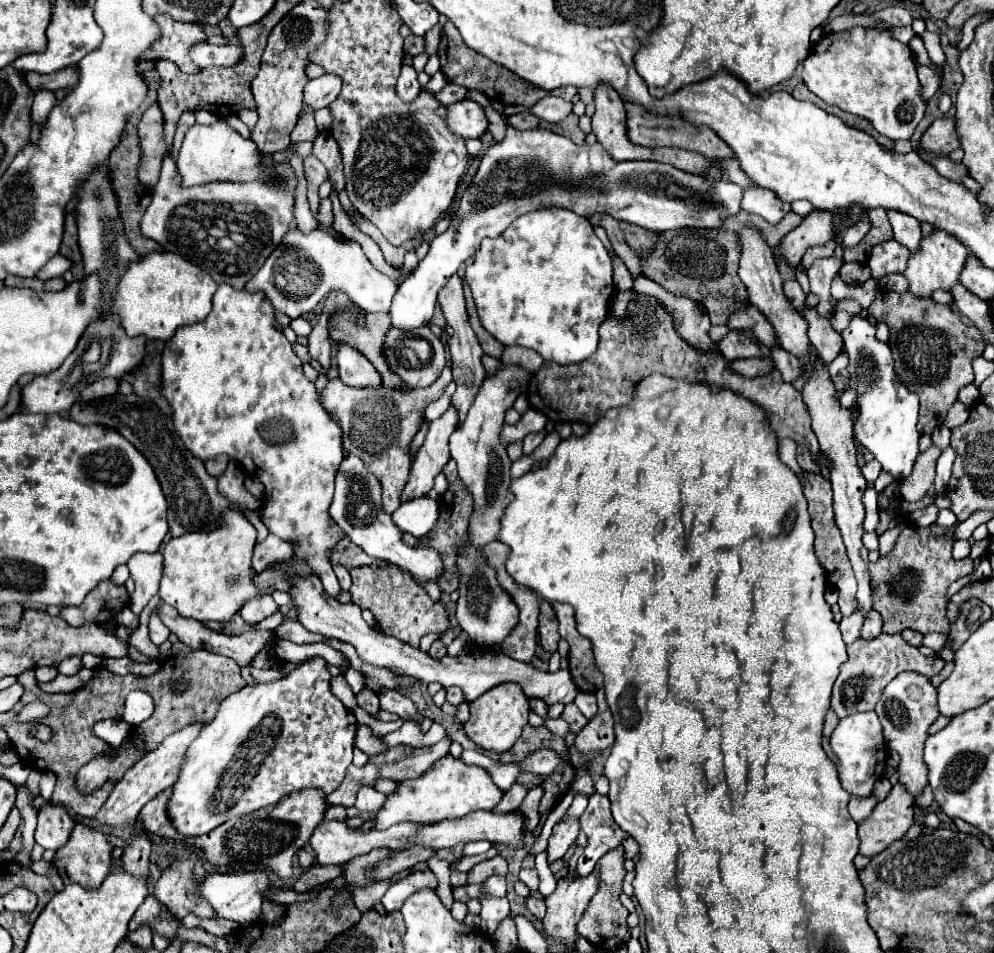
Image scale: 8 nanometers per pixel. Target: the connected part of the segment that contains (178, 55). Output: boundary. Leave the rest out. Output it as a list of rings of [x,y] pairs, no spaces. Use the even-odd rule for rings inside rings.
[[[156,15],[154,21],[162,29],[162,37],[146,51],[146,59],[170,59],[184,73],[198,73],[198,65],[190,59],[190,45],[206,41],[202,27],[194,23],[174,21],[170,15]]]

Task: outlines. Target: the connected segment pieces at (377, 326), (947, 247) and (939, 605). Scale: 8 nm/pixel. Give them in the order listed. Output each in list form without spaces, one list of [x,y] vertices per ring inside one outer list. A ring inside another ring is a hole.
[[[336,311],[330,313],[328,321],[328,333],[332,341],[336,343],[348,343],[350,347],[358,349],[362,355],[366,355],[372,365],[382,375],[384,385],[388,387],[400,387],[402,381],[388,369],[386,359],[382,355],[382,343],[386,329],[390,325],[388,313],[364,313],[364,319],[358,317],[358,313],[350,311]]]
[[[934,227],[930,235],[924,235],[916,253],[910,257],[908,261],[908,269],[906,269],[906,277],[910,281],[910,291],[916,295],[916,297],[930,297],[932,291],[936,289],[944,289],[948,291],[952,285],[958,283],[958,277],[960,277],[960,271],[962,271],[962,265],[966,261],[966,255],[968,255],[968,249],[950,233],[946,233],[944,229],[938,229]]]
[[[908,525],[898,535],[894,549],[886,555],[880,555],[878,561],[870,563],[870,581],[874,587],[872,609],[876,609],[882,615],[884,633],[902,633],[904,629],[914,629],[920,633],[930,633],[930,631],[948,633],[950,631],[950,623],[946,619],[948,585],[960,577],[966,577],[974,569],[972,559],[962,559],[962,561],[952,559],[954,529],[956,525],[954,527]],[[908,571],[914,571],[918,575],[918,593],[912,601],[904,601],[902,597],[892,593],[892,585],[890,585],[892,579],[902,579]]]

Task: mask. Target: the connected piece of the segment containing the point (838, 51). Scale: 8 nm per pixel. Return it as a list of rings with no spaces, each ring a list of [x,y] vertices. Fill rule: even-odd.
[[[856,27],[850,31],[824,35],[806,57],[802,79],[806,87],[824,103],[868,119],[880,135],[894,141],[910,139],[926,111],[912,51],[888,31]]]

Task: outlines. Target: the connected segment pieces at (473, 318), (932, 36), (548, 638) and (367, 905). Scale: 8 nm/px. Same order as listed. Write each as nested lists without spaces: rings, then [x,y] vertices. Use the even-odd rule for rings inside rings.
[[[464,279],[464,297],[466,297],[466,307],[468,307],[470,325],[472,325],[474,333],[476,333],[476,337],[478,337],[478,341],[480,341],[480,347],[484,349],[486,355],[492,355],[492,357],[500,359],[500,355],[502,355],[502,351],[504,351],[504,345],[498,343],[498,341],[482,327],[482,323],[480,323],[480,319],[478,319],[478,315],[476,315],[476,305],[474,305],[474,299],[472,299],[472,295],[470,295],[470,287],[468,287],[466,279]]]
[[[926,29],[926,31],[920,35],[920,39],[924,41],[924,47],[926,47],[930,59],[932,59],[936,65],[944,65],[946,55],[944,55],[944,51],[942,51],[942,47],[940,47],[940,35]]]
[[[540,601],[540,617],[538,617],[538,639],[540,645],[548,651],[554,653],[558,649],[560,633],[558,633],[558,619],[554,615],[554,609],[548,601]]]
[[[388,879],[380,881],[380,883],[368,883],[366,887],[356,887],[354,885],[354,887],[350,887],[352,889],[352,901],[362,913],[366,913],[382,899],[382,895],[386,893],[388,887],[390,887]]]

